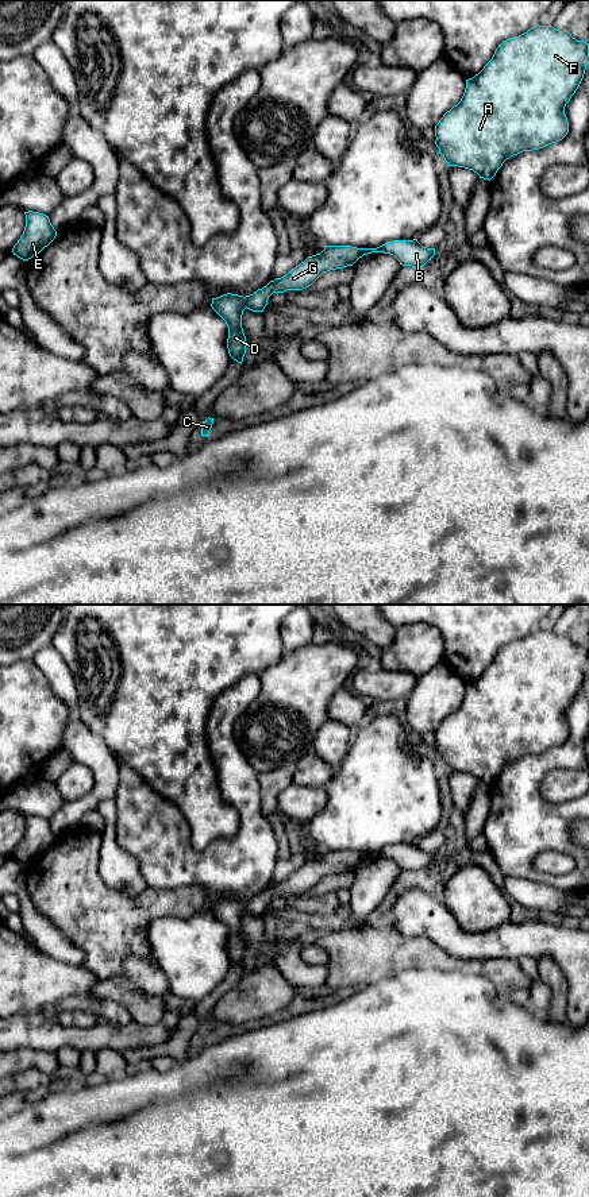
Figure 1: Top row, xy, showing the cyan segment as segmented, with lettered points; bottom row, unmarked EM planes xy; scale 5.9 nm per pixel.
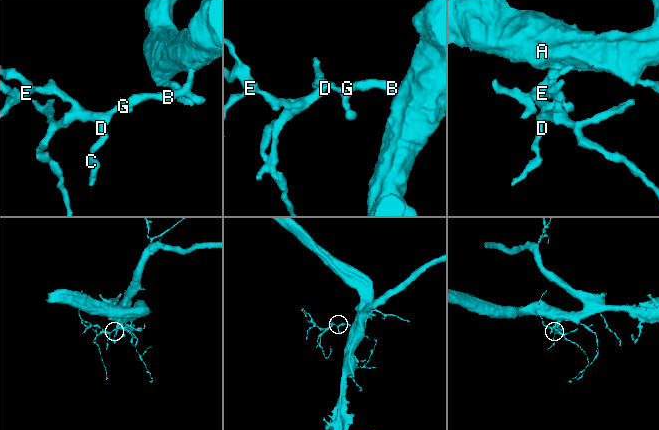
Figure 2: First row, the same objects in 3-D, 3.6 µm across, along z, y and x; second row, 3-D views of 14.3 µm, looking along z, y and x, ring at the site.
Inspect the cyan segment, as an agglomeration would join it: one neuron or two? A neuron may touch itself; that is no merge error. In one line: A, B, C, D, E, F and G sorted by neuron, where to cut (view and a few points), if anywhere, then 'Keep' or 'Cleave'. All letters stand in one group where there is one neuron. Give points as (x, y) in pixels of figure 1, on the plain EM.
Groups: A B C D E F G. No split. Keep

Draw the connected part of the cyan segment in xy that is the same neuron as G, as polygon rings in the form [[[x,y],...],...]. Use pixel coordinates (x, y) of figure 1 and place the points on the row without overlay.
[[[417,843],[392,845],[377,853],[357,853],[351,850],[324,850],[320,858],[308,861],[286,880],[270,885],[262,893],[250,900],[223,899],[212,903],[212,914],[228,931],[227,953],[230,961],[242,969],[246,958],[246,941],[242,932],[242,919],[247,912],[253,916],[263,916],[273,897],[286,895],[303,895],[311,891],[323,877],[353,870],[359,862],[372,857],[393,860],[400,869],[423,872],[435,860],[435,853],[423,852]]]

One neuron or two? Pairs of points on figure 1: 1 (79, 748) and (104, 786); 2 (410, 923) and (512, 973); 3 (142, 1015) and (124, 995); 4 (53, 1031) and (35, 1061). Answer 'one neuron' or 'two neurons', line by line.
1: one neuron
2: two neurons
3: one neuron
4: two neurons

